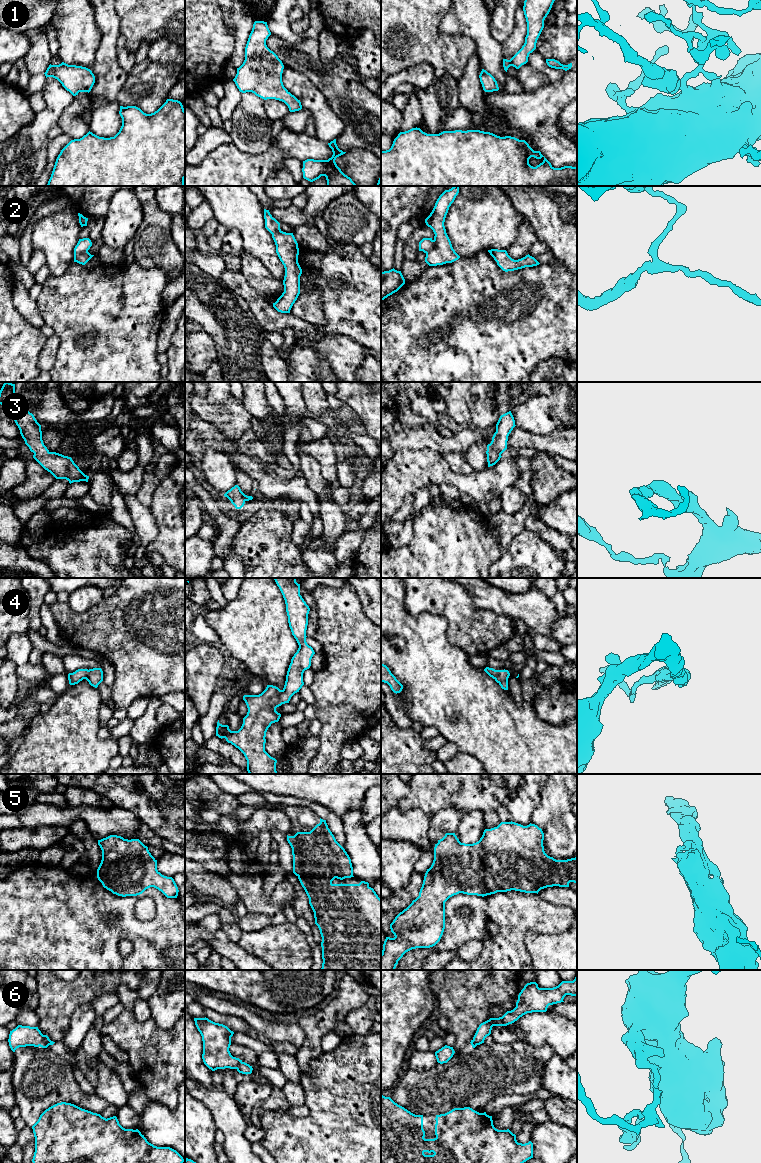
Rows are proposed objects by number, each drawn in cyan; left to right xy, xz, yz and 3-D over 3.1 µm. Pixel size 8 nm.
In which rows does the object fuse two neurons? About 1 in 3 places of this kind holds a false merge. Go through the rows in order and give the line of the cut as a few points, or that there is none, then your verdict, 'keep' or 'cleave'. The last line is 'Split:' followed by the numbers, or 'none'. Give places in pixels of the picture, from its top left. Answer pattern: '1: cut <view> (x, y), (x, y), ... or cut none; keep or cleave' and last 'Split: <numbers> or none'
1: cut none; keep
2: cut yz (434, 240), (434, 245), (426, 253); cleave
3: cut none; keep
4: cut none; keep
5: cut none; keep
6: cut xy (42, 1035), (47, 1046); cleave
Split: 2, 6

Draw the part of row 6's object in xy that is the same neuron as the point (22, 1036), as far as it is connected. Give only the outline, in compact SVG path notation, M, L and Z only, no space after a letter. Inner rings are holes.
M18 1025L15 1029L10 1031L8 1042L13 1052L19 1047L48 1047L38 1027Z

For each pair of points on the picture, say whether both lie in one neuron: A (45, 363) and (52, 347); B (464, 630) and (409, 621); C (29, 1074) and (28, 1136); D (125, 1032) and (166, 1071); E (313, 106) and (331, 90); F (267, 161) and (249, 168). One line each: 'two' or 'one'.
A: one
B: two
C: two
D: one
E: two
F: one

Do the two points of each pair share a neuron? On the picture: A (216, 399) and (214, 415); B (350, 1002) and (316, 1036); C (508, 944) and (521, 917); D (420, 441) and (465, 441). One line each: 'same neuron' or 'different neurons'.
A: different neurons
B: same neuron
C: same neuron
D: same neuron

